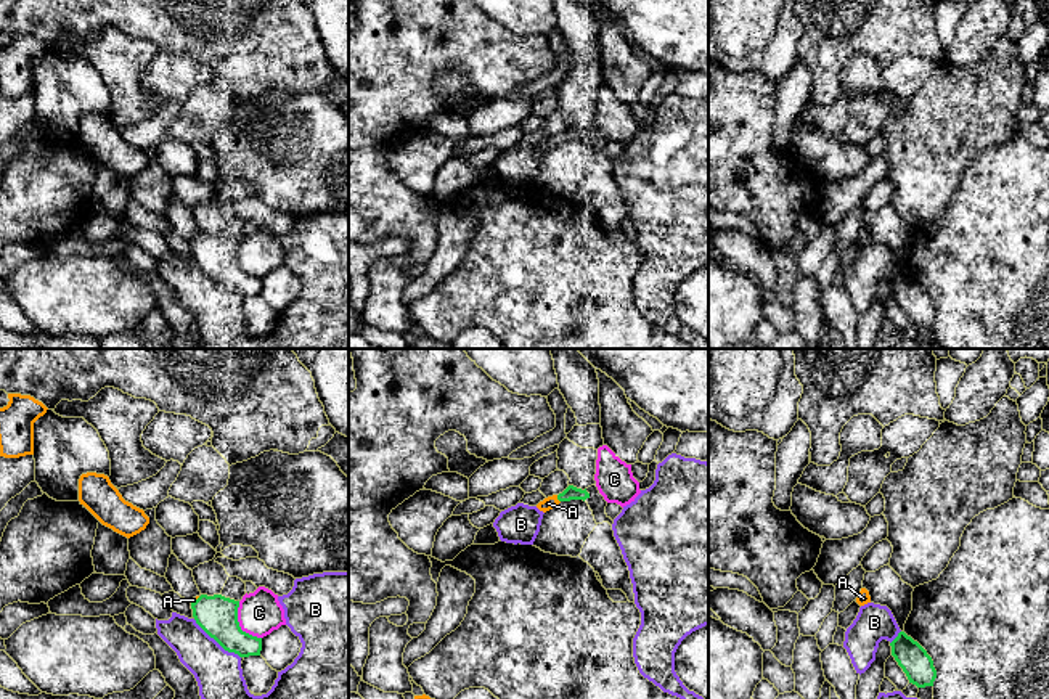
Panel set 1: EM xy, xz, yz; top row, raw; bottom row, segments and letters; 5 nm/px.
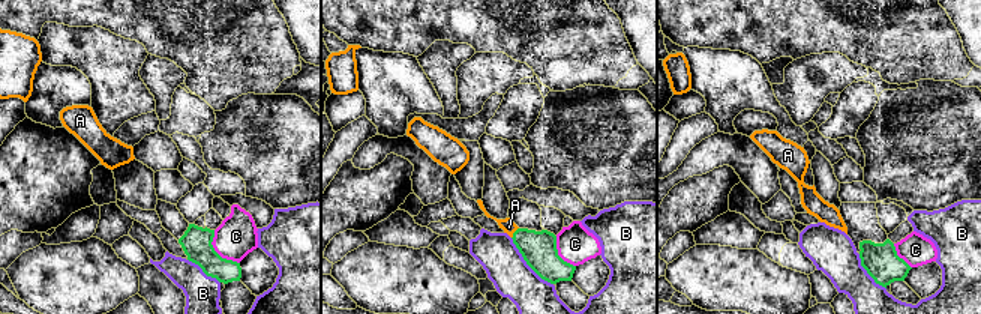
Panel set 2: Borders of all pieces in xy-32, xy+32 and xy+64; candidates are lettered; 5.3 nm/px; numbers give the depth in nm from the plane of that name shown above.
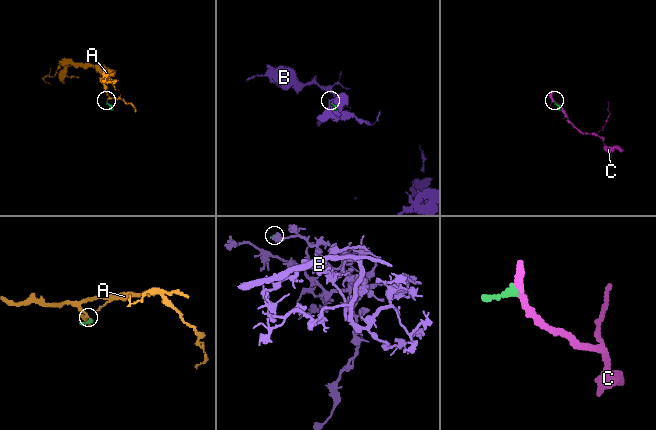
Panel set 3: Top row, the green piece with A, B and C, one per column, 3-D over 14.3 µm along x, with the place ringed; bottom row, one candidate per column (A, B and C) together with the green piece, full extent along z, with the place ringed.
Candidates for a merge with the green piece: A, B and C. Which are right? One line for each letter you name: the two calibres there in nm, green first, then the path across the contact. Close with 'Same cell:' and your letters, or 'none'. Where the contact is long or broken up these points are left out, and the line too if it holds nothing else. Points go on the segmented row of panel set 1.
A: 70/70 nm | across xz (571, 492), (558, 498), (548, 503)
Same cell: A

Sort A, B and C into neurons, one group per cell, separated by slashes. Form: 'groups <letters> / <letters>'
groups A / B / C

